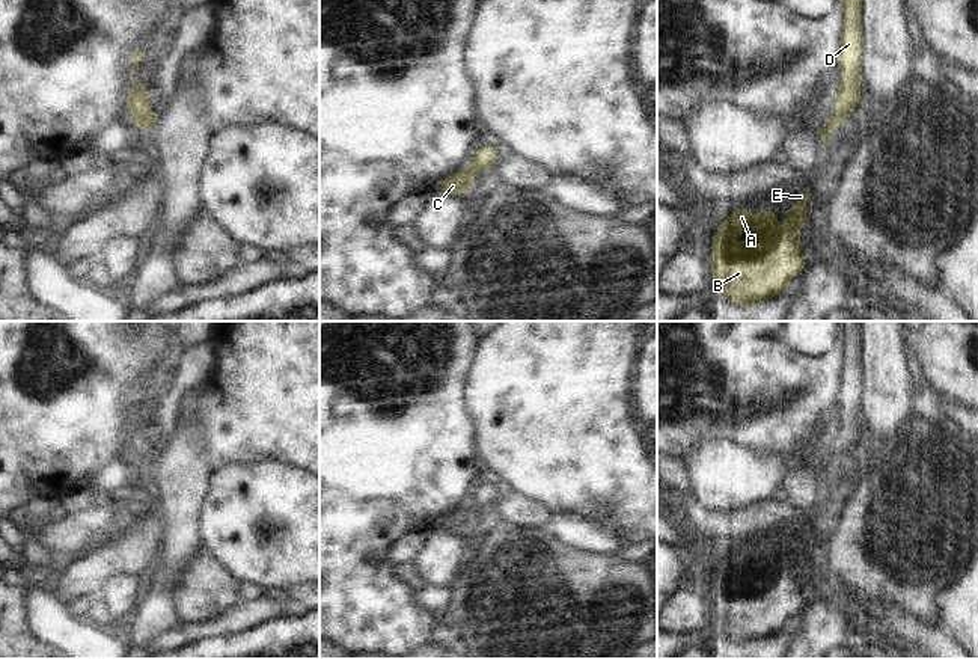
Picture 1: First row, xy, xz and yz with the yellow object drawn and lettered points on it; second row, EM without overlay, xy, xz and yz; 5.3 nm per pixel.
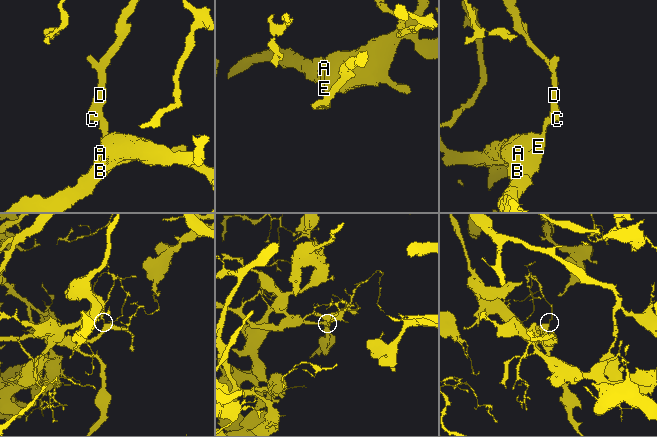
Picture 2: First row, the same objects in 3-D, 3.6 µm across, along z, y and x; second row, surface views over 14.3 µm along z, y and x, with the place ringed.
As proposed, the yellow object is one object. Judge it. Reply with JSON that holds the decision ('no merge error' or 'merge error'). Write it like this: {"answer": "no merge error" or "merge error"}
{"answer": "no merge error"}

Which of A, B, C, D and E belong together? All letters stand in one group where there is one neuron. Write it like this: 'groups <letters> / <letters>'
groups A B C D E

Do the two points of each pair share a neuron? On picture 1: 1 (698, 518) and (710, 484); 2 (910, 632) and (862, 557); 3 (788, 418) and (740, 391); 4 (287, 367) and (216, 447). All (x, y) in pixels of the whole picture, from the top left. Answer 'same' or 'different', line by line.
1: different
2: different
3: same
4: same

